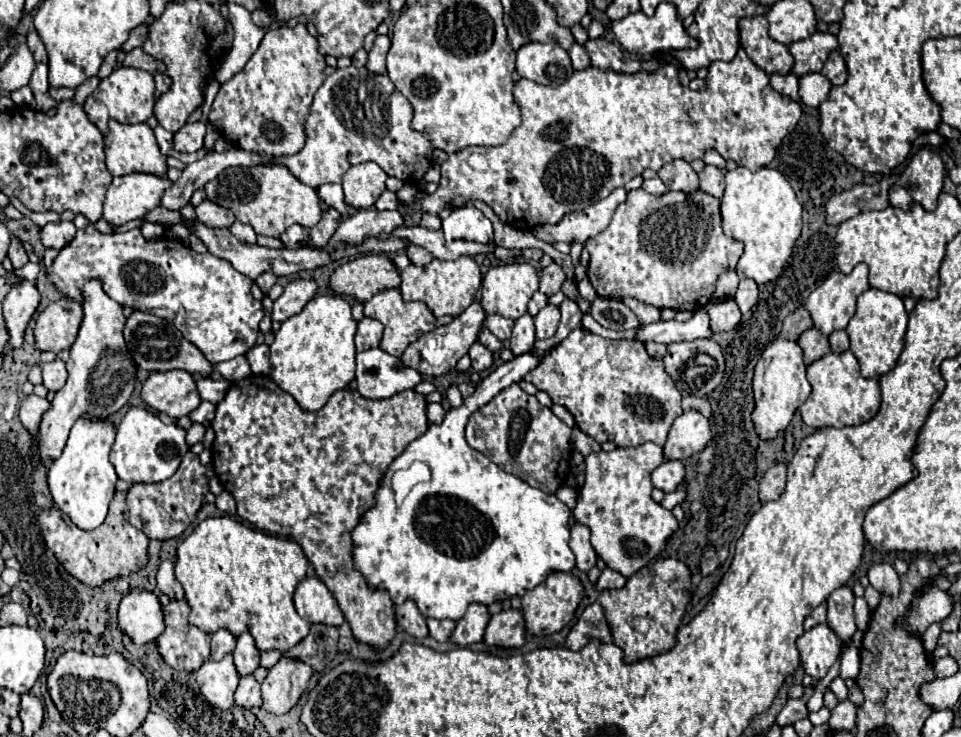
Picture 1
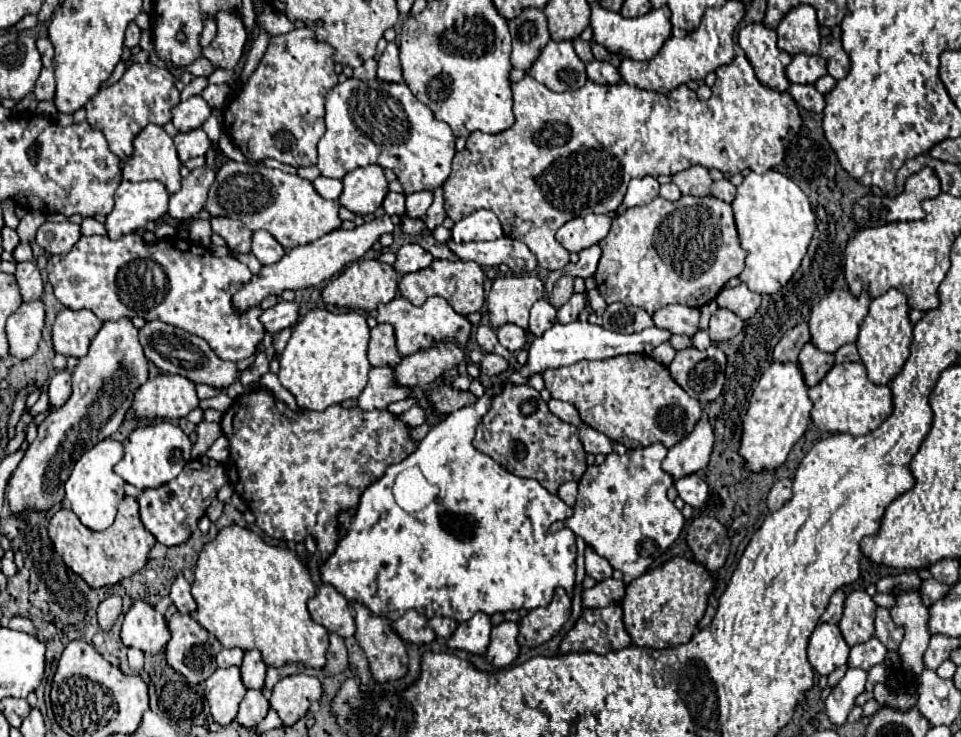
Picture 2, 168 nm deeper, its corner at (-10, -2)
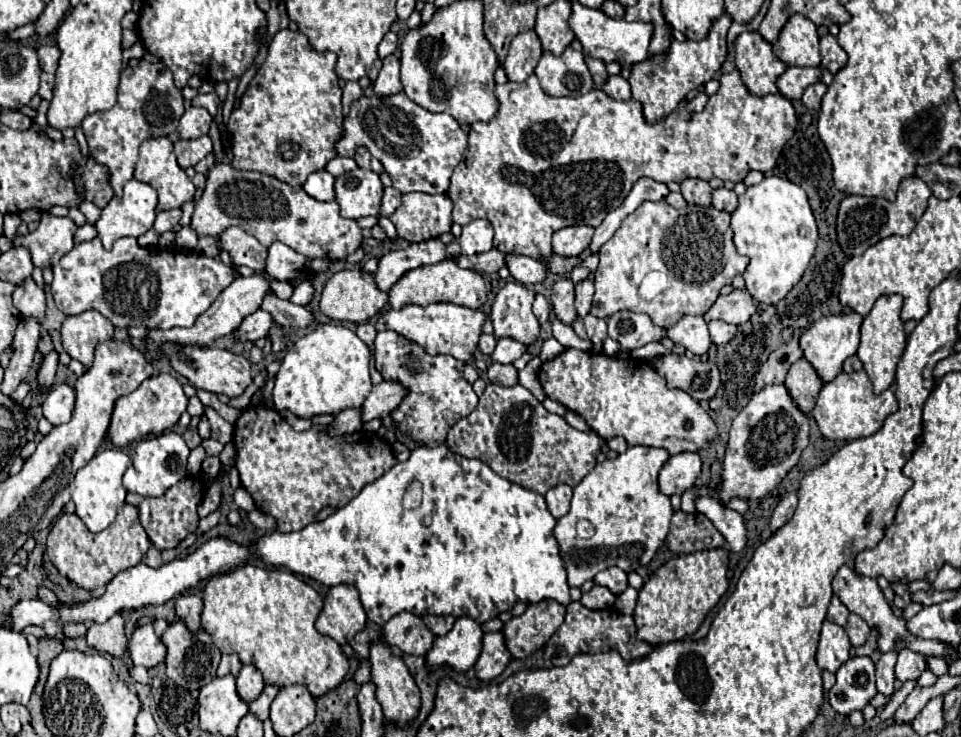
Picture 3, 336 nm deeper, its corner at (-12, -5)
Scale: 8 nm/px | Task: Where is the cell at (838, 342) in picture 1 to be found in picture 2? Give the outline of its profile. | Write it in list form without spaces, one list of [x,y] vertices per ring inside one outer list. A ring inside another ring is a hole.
[[[854,343],[844,345],[836,351],[836,363],[846,363],[846,361],[860,361],[860,355],[858,355],[858,349]]]

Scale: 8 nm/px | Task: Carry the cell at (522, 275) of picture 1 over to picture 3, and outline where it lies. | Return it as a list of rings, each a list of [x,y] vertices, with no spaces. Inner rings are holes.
[[[516,280],[506,282],[504,288],[496,294],[492,304],[490,320],[494,324],[496,338],[516,338],[522,344],[532,344],[538,340],[540,324],[532,312],[532,302],[536,292]]]

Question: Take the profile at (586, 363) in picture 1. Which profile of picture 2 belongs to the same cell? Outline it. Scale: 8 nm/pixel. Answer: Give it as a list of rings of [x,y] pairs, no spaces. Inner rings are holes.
[[[618,355],[606,361],[574,363],[542,373],[544,385],[554,399],[572,403],[580,419],[604,433],[608,439],[624,443],[628,449],[662,443],[672,447],[688,437],[698,423],[702,409],[698,399],[692,399],[672,381],[668,369],[656,363],[650,355]]]

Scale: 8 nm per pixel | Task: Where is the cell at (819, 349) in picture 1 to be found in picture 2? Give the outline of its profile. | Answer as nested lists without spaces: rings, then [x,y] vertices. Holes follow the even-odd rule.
[[[806,343],[798,355],[798,365],[800,365],[800,371],[804,375],[804,383],[806,387],[814,387],[818,385],[824,375],[832,369],[834,365],[834,355],[832,353],[824,353],[824,351],[818,351],[812,343]]]

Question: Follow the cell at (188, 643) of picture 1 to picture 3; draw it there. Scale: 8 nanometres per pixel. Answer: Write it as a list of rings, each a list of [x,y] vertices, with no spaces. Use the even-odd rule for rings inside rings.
[[[182,620],[172,622],[168,630],[162,634],[162,642],[166,644],[166,676],[174,680],[178,686],[188,690],[200,690],[212,678],[216,678],[216,668],[220,662],[220,650],[214,646],[212,636],[206,630],[190,632]]]

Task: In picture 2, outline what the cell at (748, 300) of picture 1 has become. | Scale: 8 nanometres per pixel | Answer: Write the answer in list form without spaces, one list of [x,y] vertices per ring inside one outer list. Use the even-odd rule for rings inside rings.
[[[740,283],[738,287],[734,289],[722,289],[716,297],[718,305],[722,309],[728,309],[732,313],[736,313],[740,319],[750,319],[758,307],[760,307],[760,295],[758,293],[752,293],[746,283]]]

